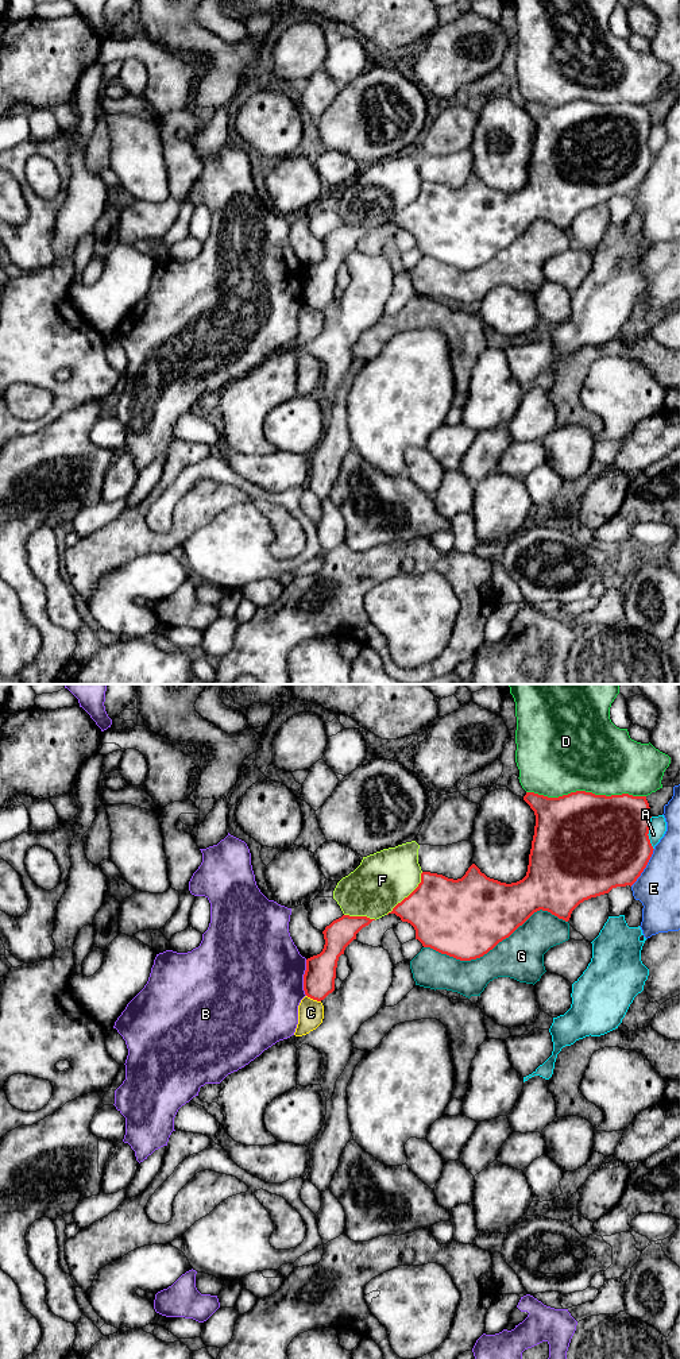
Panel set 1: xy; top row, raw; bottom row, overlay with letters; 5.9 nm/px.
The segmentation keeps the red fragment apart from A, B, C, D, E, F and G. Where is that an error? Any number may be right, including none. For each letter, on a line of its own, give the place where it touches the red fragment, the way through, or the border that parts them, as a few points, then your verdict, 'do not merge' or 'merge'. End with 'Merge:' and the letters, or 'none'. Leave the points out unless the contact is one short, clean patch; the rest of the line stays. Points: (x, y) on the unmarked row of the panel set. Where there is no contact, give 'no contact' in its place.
A: meets red in xy at (648, 142); border along xy (650, 126), (648, 146), (653, 158); do not merge
B: meets red in xy at (304, 286); border along xy (306, 269), (304, 280), (305, 304); do not merge
C: meets red in xy at (313, 308); border along xy (306, 304), (320, 311); do not merge
D: meets red in xy at (584, 100); do not merge
E: meets red in xy at (645, 176); do not merge
F: meets red in xy at (409, 204); do not merge
G: meets red in xy at (495, 254); do not merge
Merge: none

